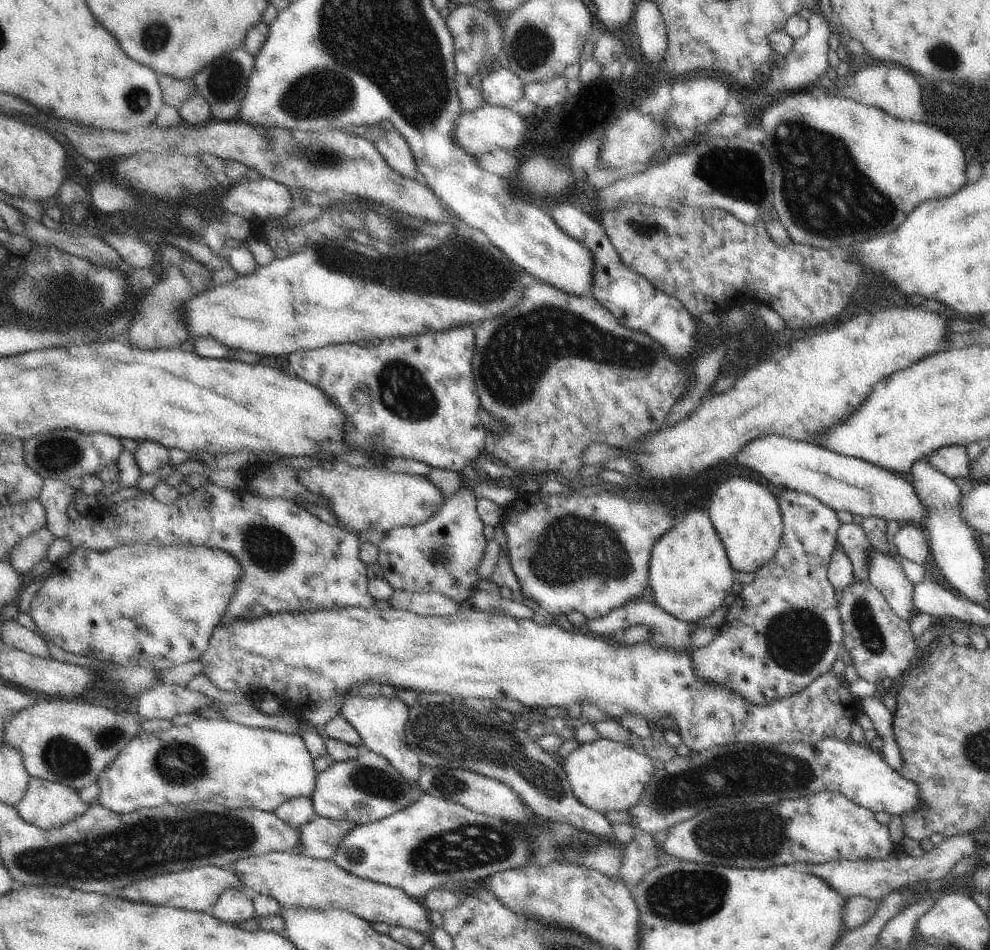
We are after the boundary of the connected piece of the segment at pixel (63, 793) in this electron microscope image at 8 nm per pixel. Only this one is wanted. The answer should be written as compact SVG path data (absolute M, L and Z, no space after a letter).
M31 777L24 796L16 806L24 822L48 831L58 829L60 826L80 818L89 808L90 804L82 801L80 796L78 796L78 791L70 788L70 786L50 782L50 780L38 777Z

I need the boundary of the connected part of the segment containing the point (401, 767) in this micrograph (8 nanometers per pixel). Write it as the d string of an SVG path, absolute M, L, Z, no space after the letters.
M354 696L347 699L341 707L341 715L354 727L354 730L360 734L360 738L364 740L364 747L376 752L380 756L384 756L386 760L402 776L410 786L416 786L421 772L423 770L420 759L406 744L406 736L404 736L404 728L408 722L408 707L398 696L392 698L365 698L362 696Z

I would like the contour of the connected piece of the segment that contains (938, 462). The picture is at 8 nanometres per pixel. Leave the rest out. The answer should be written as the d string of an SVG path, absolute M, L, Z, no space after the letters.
M952 445L940 448L930 455L930 464L948 478L968 478L971 462L965 446Z

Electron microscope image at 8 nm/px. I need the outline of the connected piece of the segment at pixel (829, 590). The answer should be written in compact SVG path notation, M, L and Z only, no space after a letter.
M785 489L778 493L778 508L782 512L782 522L784 524L784 534L782 534L782 542L780 542L780 548L776 552L776 556L772 557L770 562L767 562L756 571L756 577L748 585L743 586L741 592L734 596L735 600L725 610L724 622L718 630L720 635L716 636L708 645L700 648L693 647L688 651L692 662L694 662L694 674L706 682L706 684L712 684L712 686L722 686L722 688L728 688L732 692L736 692L738 696L746 698L750 704L754 706L770 706L774 700L778 698L788 698L792 694L798 694L802 692L804 688L808 688L816 678L820 678L822 674L830 672L834 662L845 652L844 645L844 630L842 628L842 622L840 620L840 612L838 606L840 602L836 599L835 588L832 586L830 580L828 580L828 564L830 564L830 558L834 554L834 550L838 550L840 544L838 544L838 528L840 528L841 522L837 516L837 512L826 506L823 502L820 502L817 498L814 498L811 494L803 492L793 491Z

